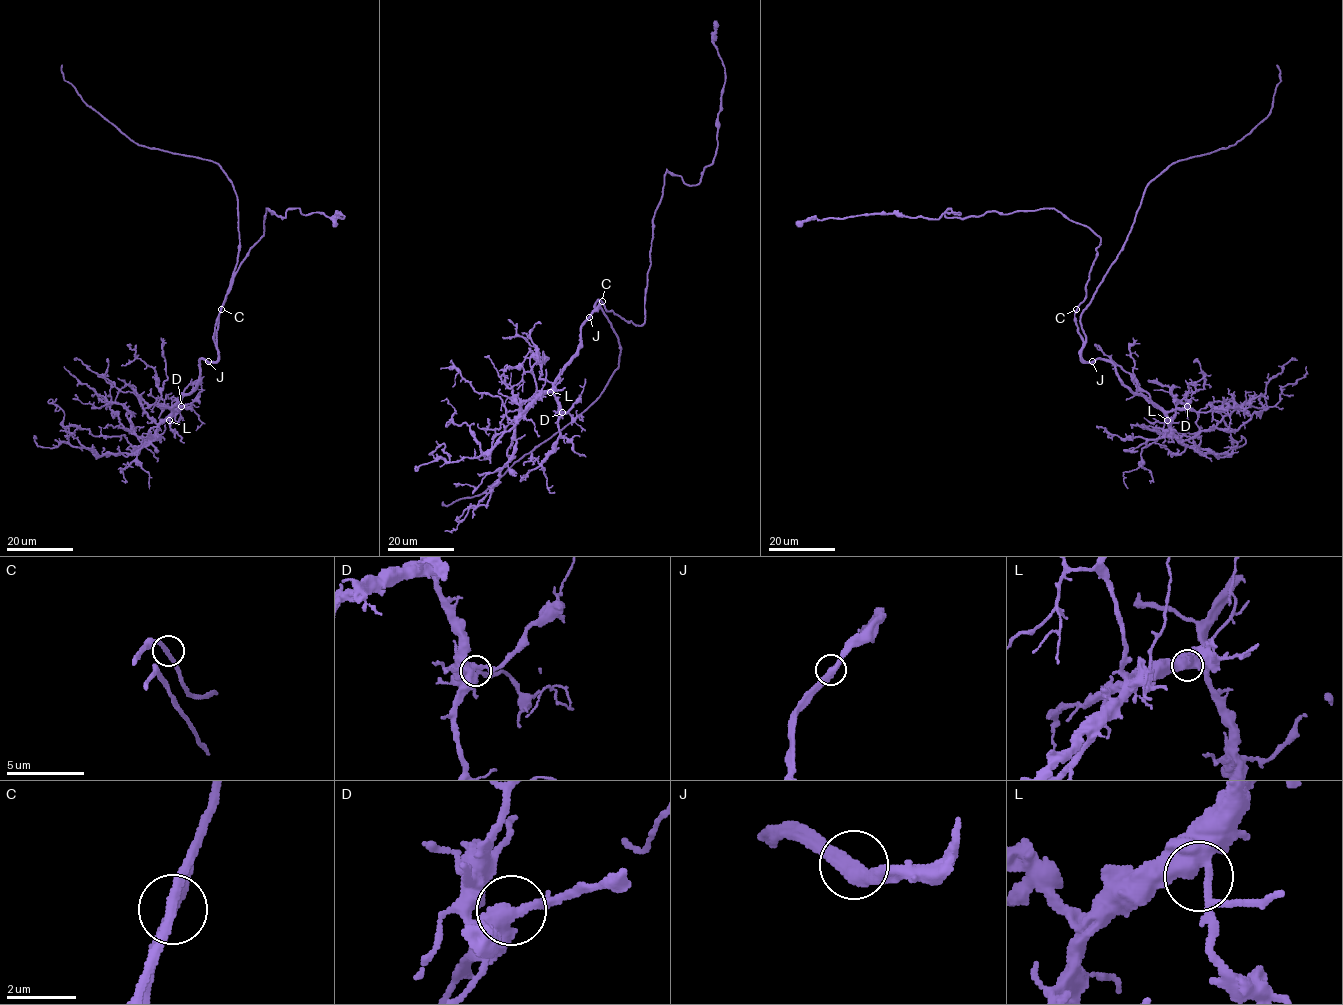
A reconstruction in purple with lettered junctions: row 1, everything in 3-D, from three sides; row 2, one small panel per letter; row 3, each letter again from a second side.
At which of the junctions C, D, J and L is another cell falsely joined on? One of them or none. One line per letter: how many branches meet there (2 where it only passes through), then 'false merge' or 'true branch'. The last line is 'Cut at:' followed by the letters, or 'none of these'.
C: branches 2; true branch
D: branches 2; true branch
J: branches 2; true branch
L: branches 2; true branch
Cut at: none of these

